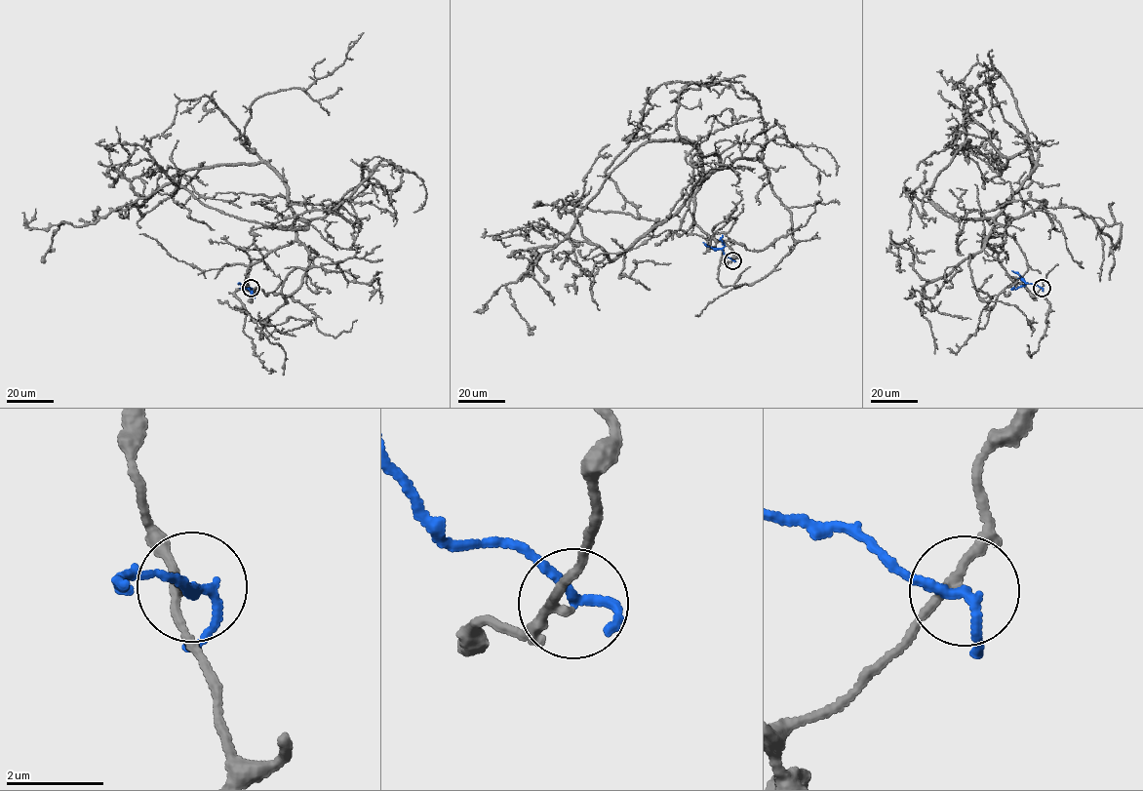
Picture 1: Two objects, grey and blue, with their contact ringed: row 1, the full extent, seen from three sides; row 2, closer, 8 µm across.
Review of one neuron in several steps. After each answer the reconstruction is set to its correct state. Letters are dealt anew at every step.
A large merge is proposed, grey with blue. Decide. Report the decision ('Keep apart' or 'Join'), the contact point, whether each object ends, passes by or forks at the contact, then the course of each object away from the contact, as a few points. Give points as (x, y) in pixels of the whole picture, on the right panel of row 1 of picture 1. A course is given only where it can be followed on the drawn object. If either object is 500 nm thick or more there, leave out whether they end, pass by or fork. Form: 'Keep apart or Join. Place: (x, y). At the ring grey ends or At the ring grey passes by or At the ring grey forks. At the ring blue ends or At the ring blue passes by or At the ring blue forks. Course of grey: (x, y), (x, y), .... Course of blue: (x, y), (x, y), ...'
Join. Place: (1042, 288). At the ring grey passes by. At the ring blue passes by. Course of grey: (1042, 288), (1001, 264), (995, 219), (928, 199), (968, 139), (951, 153), (977, 164), (985, 189). Course of blue: (1042, 288), (1026, 283), (1010, 289)

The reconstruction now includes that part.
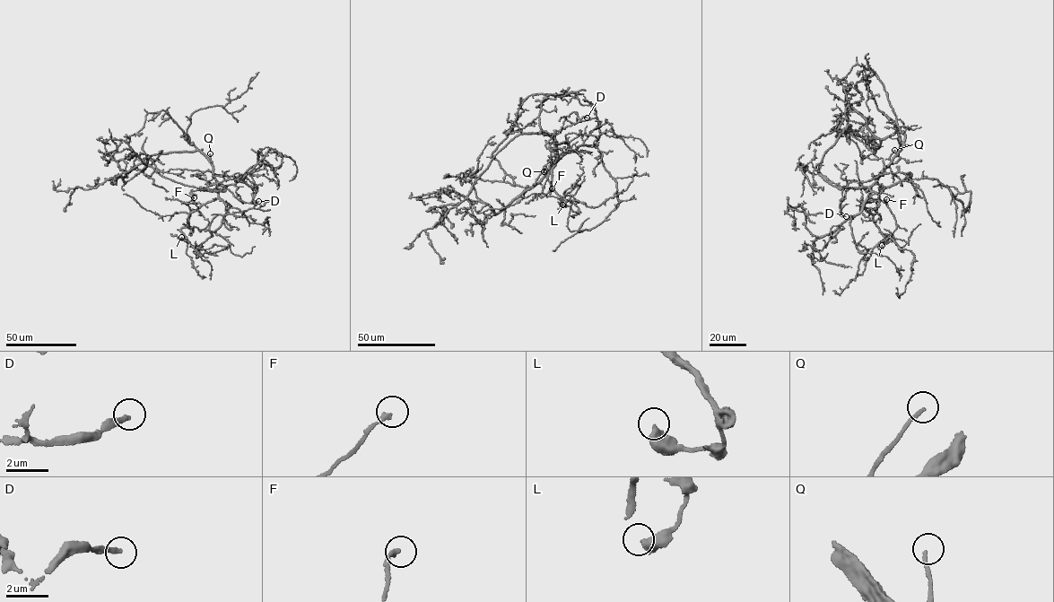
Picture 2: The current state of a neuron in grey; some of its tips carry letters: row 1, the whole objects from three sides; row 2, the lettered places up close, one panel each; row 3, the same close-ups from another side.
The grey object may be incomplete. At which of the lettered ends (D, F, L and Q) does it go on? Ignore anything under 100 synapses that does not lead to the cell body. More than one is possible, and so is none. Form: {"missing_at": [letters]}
{"missing_at": ["D"]}

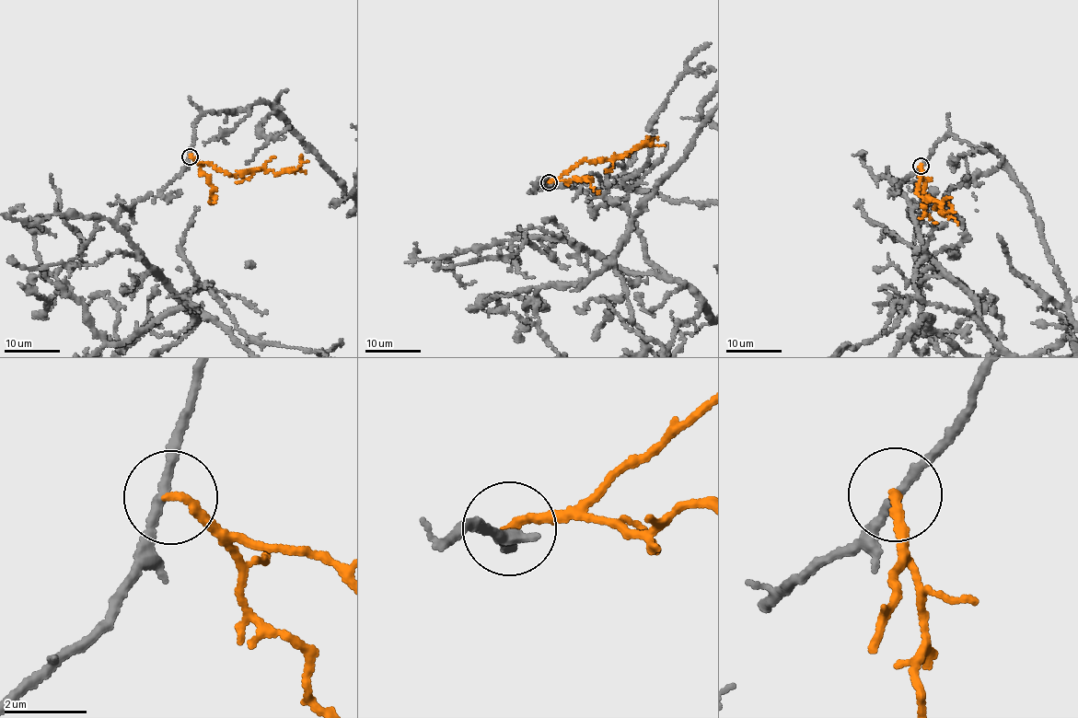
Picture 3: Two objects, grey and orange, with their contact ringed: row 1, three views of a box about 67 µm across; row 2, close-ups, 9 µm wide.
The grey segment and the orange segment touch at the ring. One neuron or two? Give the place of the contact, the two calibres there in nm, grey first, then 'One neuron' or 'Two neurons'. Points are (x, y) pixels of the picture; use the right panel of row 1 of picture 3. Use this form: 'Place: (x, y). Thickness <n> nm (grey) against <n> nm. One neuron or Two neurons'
Place: (921, 166). Thickness 200 nm (grey) against 200 nm. Two neurons

